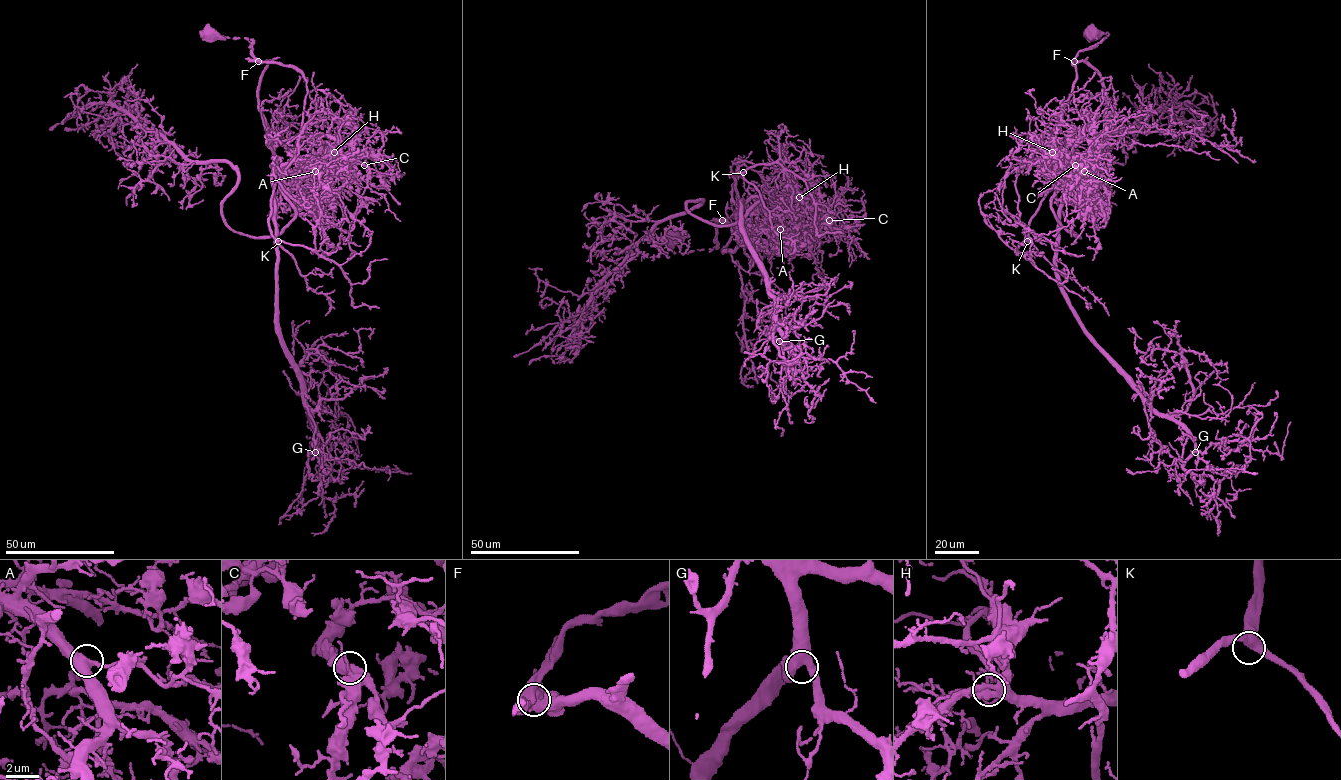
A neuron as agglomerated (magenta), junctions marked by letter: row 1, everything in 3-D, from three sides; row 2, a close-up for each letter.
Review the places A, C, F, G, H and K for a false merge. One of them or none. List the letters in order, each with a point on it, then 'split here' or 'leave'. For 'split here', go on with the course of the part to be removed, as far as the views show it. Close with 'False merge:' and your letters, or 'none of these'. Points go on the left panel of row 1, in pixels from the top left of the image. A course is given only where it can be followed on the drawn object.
A: (315, 171) | leave
C: (364, 165) | leave
F: (258, 61) | split here | (258, 61), (277, 333), (308, 413), (307, 351), (357, 353), (361, 328), (370, 339)
G: (315, 452) | leave
H: (334, 152) | leave
K: (278, 241) | leave
False merge: F

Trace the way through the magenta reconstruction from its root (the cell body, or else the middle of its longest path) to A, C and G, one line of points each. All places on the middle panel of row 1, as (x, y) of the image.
A: (672, 240), (671, 249), (684, 254), (716, 248), (721, 220), (770, 220), (761, 195), (756, 204), (780, 229)
C: (672, 240), (684, 254), (716, 248), (721, 220), (770, 220), (761, 195), (756, 204), (773, 215), (829, 220)
G: (672, 240), (674, 252), (713, 249), (723, 220), (732, 251), (742, 202), (779, 341)

